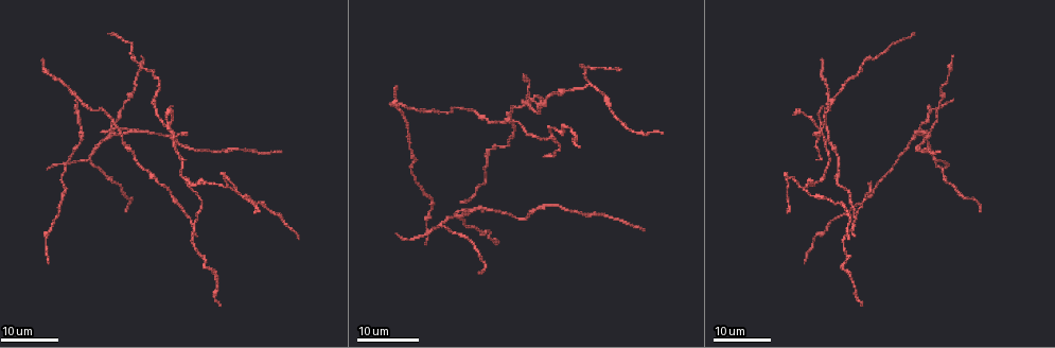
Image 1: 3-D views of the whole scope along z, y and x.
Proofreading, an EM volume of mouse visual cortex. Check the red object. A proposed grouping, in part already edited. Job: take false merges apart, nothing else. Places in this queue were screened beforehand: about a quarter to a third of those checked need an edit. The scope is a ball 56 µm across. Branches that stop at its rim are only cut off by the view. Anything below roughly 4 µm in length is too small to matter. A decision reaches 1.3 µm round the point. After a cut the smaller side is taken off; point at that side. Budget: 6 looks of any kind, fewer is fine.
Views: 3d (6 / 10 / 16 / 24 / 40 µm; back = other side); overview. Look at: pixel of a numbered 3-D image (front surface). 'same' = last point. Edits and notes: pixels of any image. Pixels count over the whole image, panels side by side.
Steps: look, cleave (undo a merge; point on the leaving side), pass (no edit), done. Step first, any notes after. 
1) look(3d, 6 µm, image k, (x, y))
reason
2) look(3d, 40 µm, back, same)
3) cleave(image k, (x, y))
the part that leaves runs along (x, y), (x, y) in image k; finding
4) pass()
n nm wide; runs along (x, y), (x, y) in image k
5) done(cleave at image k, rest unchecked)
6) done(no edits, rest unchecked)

look(3d, 24 µm, image 1, (854, 223))
arms part here

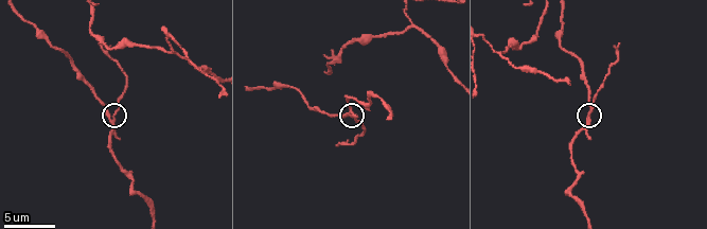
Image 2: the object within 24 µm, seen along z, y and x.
look(3d, 6 µm, image 2, (113, 118))

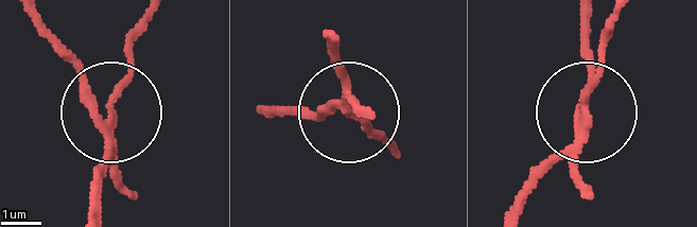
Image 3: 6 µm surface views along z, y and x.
cleave(image 3, (131, 192))
the part that leaves runs along (112, 131), (112, 93), (143, 12) in image 3; two neurons meet here

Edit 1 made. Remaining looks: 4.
look(overview)

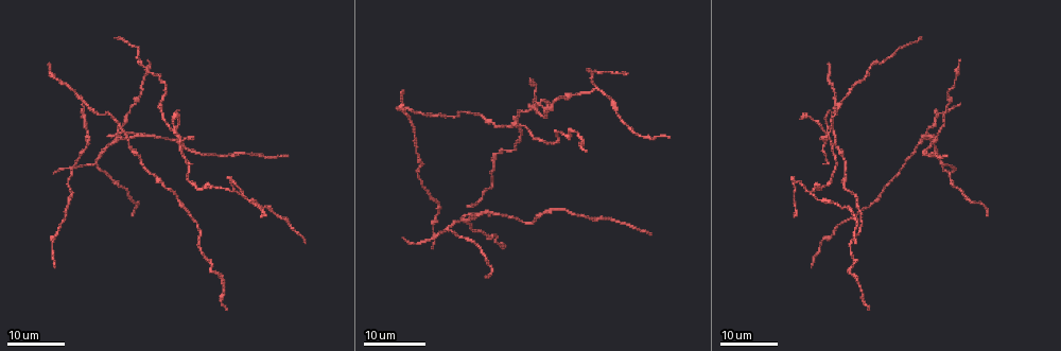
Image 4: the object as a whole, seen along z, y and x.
look(3d, 24 µm, image 4, (596, 88))

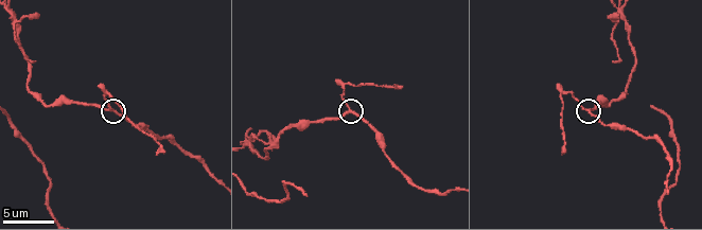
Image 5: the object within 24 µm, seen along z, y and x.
look(3d, 10 µm, image 5, (353, 110))

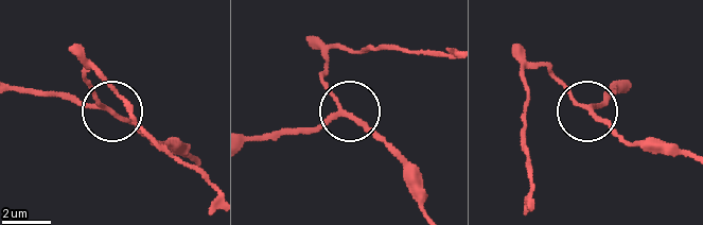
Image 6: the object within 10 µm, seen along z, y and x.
pass()
170 nm wide; runs along (250, 140), (304, 133), (341, 117), (319, 73) in image 6; all the same neuron

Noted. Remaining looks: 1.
done(cleave at image 3, rest unchecked)

